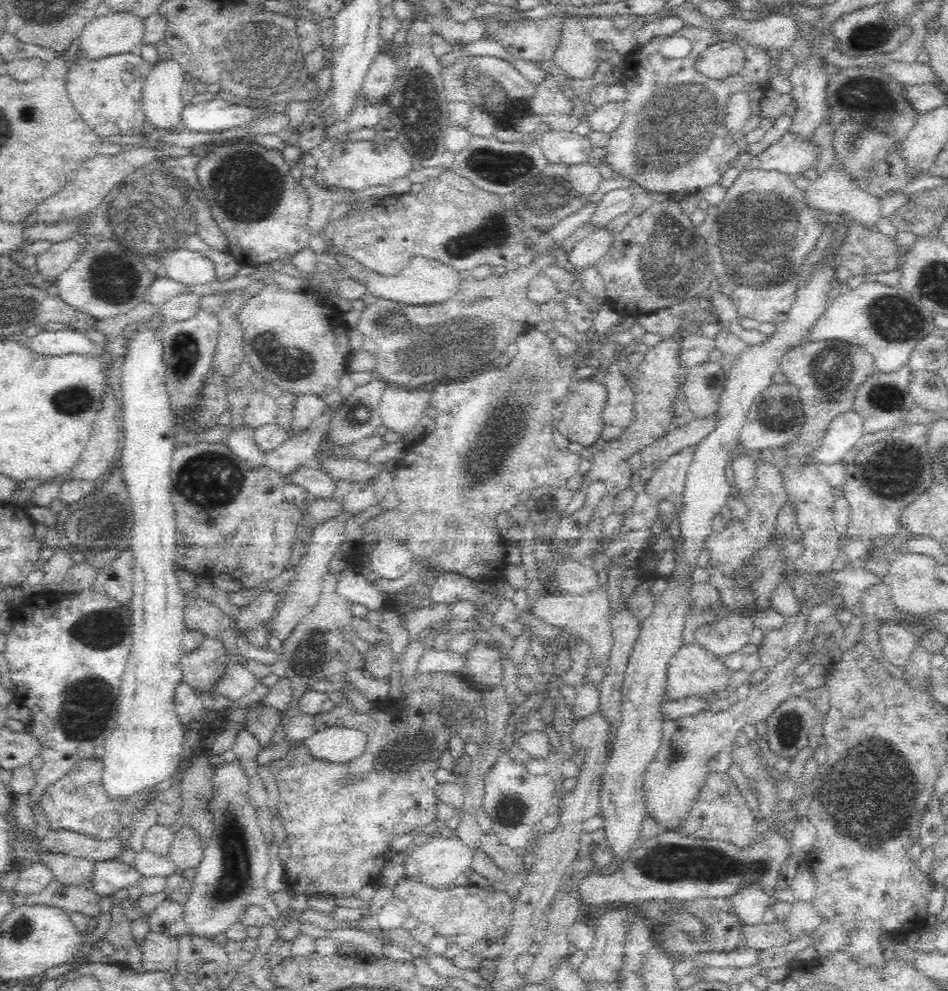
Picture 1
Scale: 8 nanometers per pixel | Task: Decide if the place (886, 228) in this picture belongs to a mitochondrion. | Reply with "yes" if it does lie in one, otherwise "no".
no

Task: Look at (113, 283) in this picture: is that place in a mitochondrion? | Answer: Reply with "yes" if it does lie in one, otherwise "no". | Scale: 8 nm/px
yes

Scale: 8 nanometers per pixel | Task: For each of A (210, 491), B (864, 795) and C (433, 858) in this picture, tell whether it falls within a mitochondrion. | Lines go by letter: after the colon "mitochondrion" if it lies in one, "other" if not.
A: mitochondrion
B: mitochondrion
C: other

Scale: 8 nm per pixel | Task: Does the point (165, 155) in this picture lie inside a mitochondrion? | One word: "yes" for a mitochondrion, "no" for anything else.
no

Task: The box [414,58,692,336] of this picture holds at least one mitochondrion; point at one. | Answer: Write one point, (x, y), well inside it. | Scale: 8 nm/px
(544, 196)

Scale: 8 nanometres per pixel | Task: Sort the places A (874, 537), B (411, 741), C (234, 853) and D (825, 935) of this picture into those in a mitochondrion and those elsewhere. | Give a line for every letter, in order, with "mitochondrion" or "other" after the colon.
A: other
B: mitochondrion
C: mitochondrion
D: other

